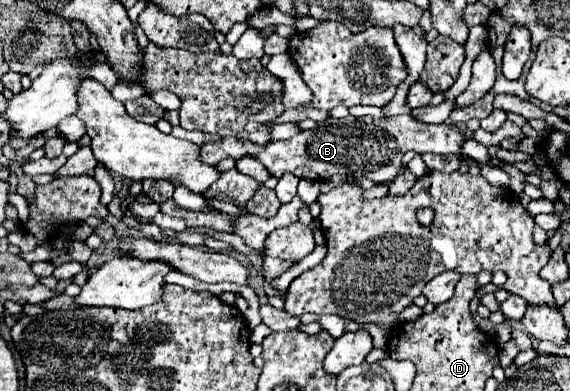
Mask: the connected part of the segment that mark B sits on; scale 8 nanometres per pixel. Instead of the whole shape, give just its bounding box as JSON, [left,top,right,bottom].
[201,115,467,183]

